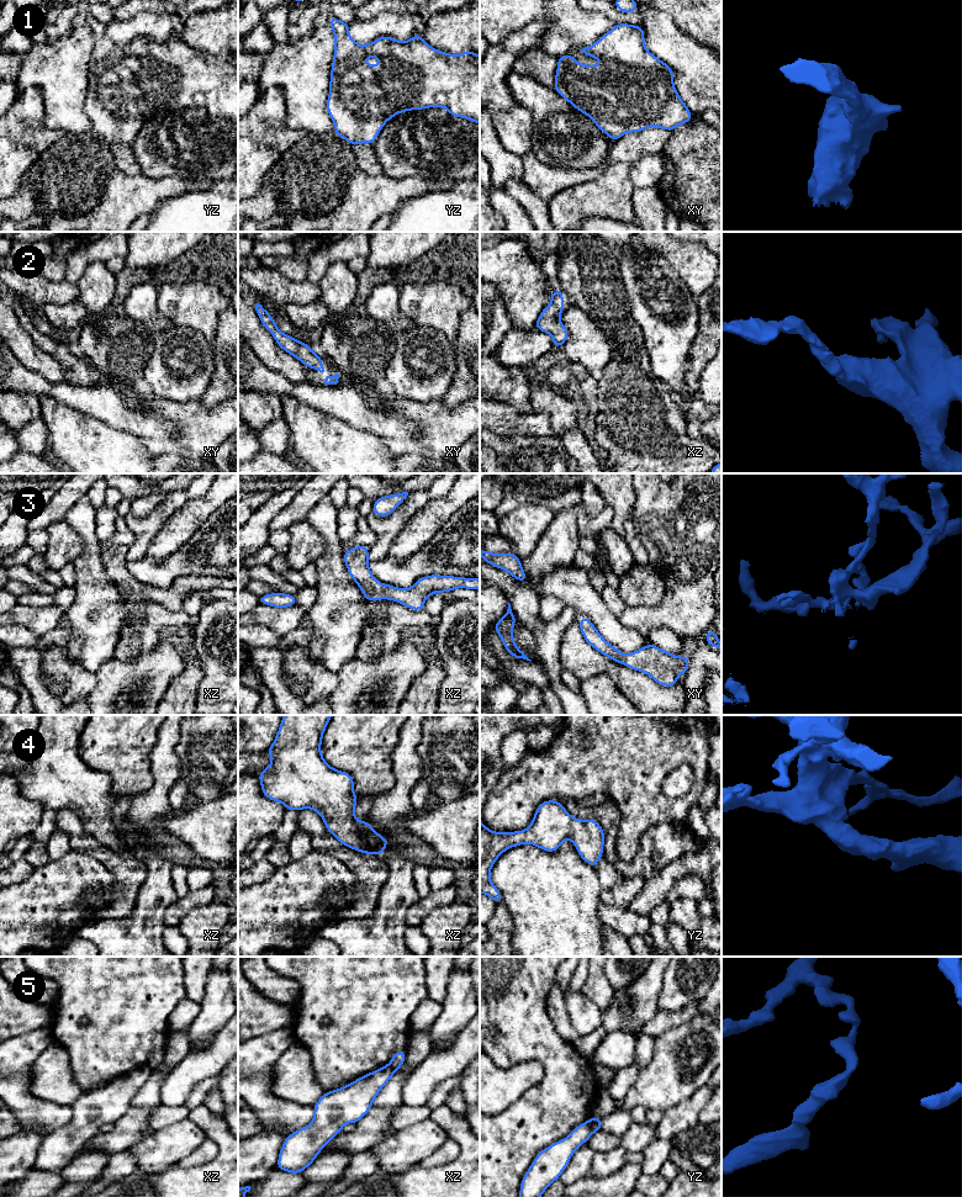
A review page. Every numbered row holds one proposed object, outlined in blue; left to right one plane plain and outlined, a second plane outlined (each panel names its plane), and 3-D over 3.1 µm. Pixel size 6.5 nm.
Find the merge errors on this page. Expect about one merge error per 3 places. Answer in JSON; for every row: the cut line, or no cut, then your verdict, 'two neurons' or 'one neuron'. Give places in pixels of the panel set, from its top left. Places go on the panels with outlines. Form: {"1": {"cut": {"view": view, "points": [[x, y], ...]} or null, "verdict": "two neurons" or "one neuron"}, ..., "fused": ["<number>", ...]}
{"1": {"cut": null, "verdict": "one neuron"}, "2": {"cut": null, "verdict": "one neuron"}, "3": {"cut": null, "verdict": "one neuron"}, "4": {"cut": null, "verdict": "one neuron"}, "5": {"cut": {"view": "yz", "points": [[588, 1119], [590, 1127], [593, 1131]]}, "verdict": "two neurons"}, "fused": ["5"]}

